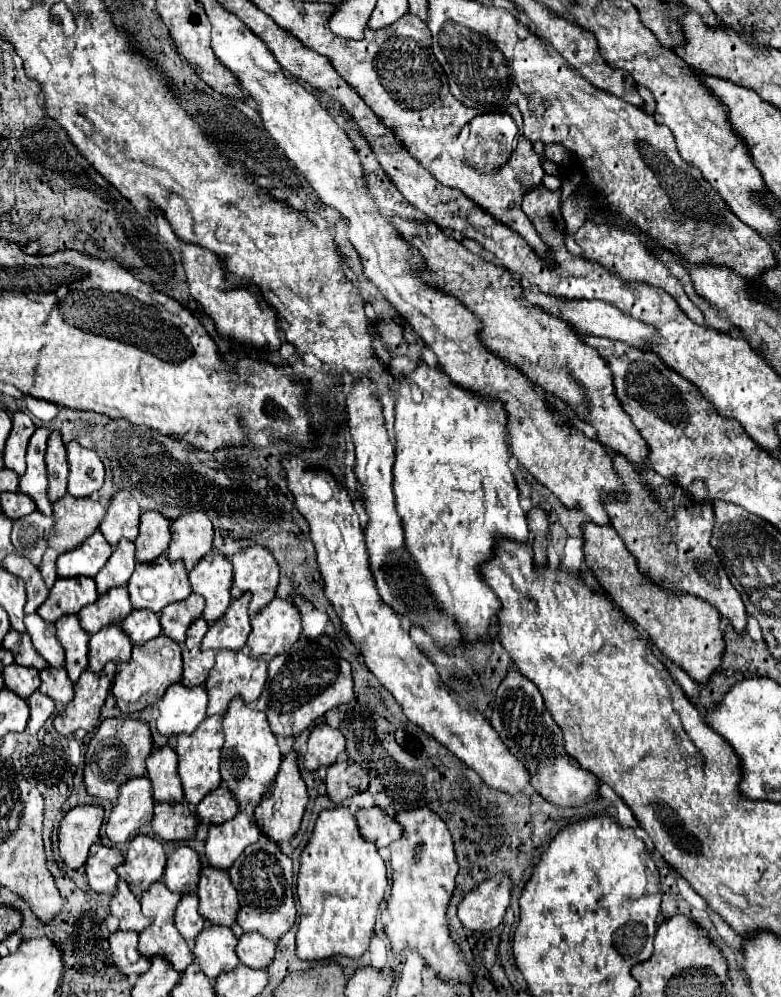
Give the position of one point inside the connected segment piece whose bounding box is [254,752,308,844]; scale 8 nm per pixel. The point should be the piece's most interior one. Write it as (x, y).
(279, 816)

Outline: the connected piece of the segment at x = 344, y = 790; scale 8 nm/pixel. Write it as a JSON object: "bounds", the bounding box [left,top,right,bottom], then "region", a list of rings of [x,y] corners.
{"bounds":[324,760,368,806],"region":[[[352,760],[336,762],[334,766],[328,766],[324,784],[328,798],[340,806],[346,798],[368,788],[368,772]]]}

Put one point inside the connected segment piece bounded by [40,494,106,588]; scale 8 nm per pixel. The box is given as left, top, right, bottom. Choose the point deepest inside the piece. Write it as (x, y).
(75, 519)

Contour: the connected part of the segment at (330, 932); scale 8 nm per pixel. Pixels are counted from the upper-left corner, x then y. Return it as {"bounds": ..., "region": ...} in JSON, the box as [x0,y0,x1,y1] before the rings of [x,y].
{"bounds":[296,806,386,960],"region":[[[346,806],[324,810],[312,838],[300,856],[298,900],[302,906],[296,932],[300,960],[326,960],[332,956],[360,958],[370,944],[378,904],[386,890],[386,866],[378,848],[358,834],[354,816]]]}

